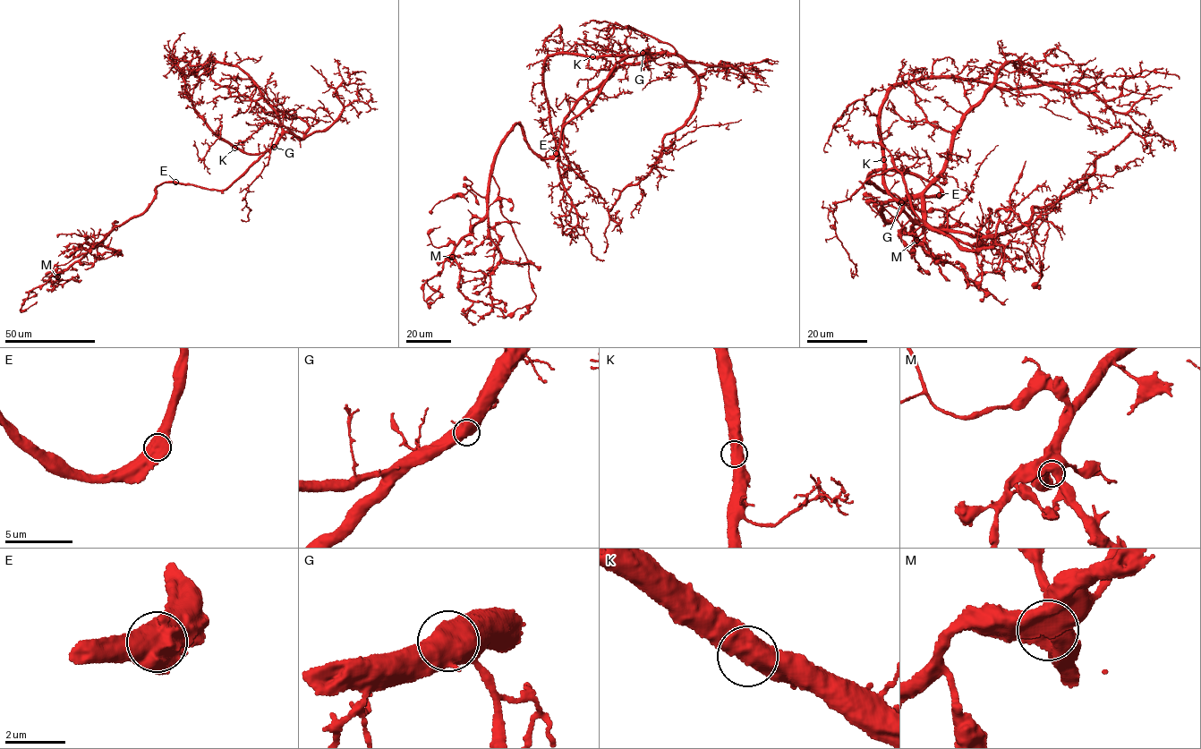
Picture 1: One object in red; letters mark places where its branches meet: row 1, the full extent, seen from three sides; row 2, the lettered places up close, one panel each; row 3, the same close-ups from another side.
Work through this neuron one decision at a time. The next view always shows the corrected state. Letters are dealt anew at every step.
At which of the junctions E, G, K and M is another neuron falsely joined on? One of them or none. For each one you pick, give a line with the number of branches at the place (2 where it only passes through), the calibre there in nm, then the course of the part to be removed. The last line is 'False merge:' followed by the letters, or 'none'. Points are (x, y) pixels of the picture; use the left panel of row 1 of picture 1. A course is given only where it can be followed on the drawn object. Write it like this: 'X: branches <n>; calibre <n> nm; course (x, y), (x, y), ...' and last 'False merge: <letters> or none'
False merge: none

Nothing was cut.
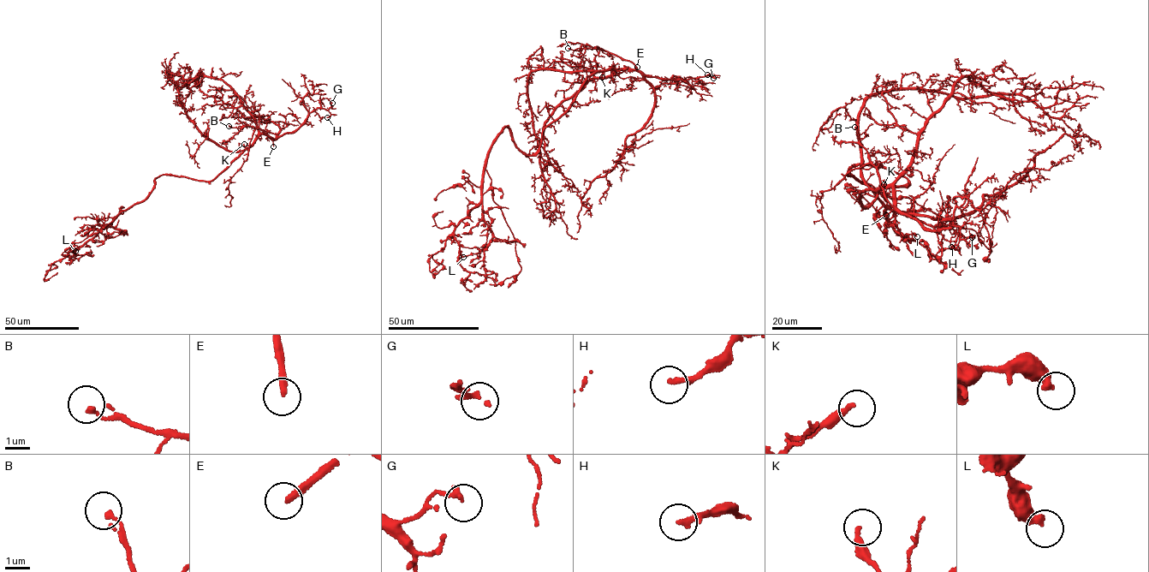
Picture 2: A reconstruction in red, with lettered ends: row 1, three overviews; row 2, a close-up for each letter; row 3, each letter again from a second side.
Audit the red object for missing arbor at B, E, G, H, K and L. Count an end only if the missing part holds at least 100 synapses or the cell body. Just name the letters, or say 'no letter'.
E

